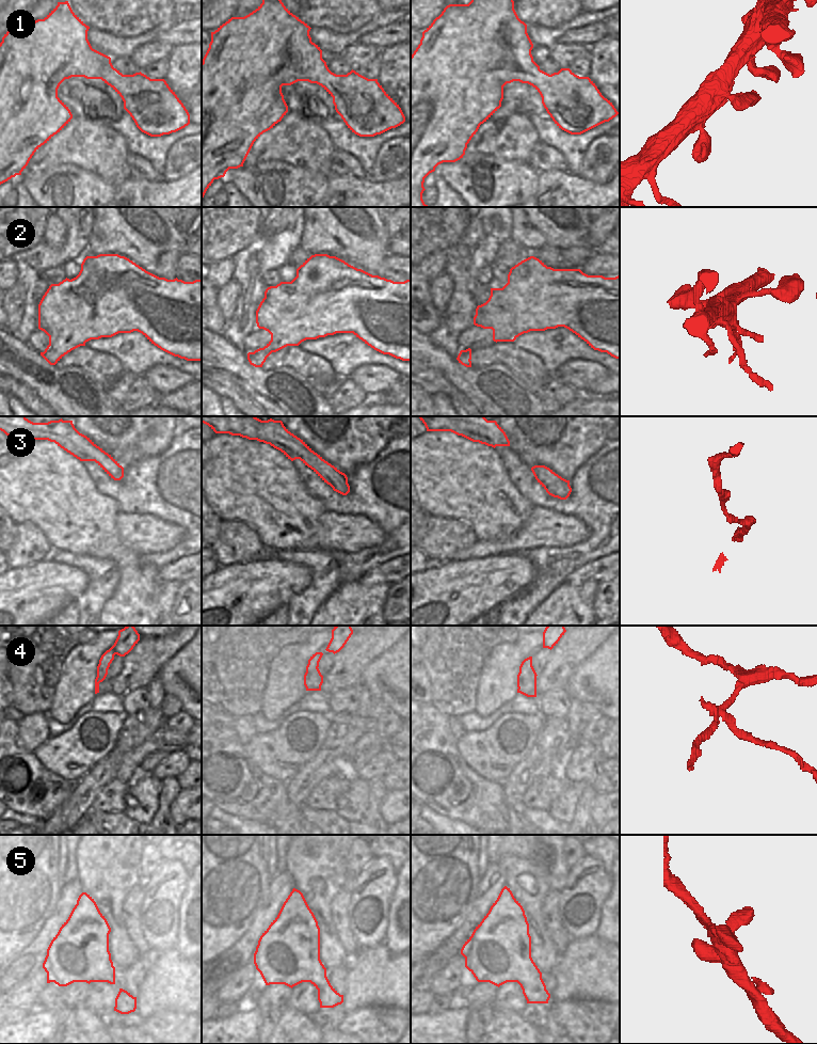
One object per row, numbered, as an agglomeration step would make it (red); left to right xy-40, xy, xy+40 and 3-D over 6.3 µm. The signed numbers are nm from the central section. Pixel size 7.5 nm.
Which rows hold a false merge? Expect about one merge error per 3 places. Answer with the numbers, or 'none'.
2, 4

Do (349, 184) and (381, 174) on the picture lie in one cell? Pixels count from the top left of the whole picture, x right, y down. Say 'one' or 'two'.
two

